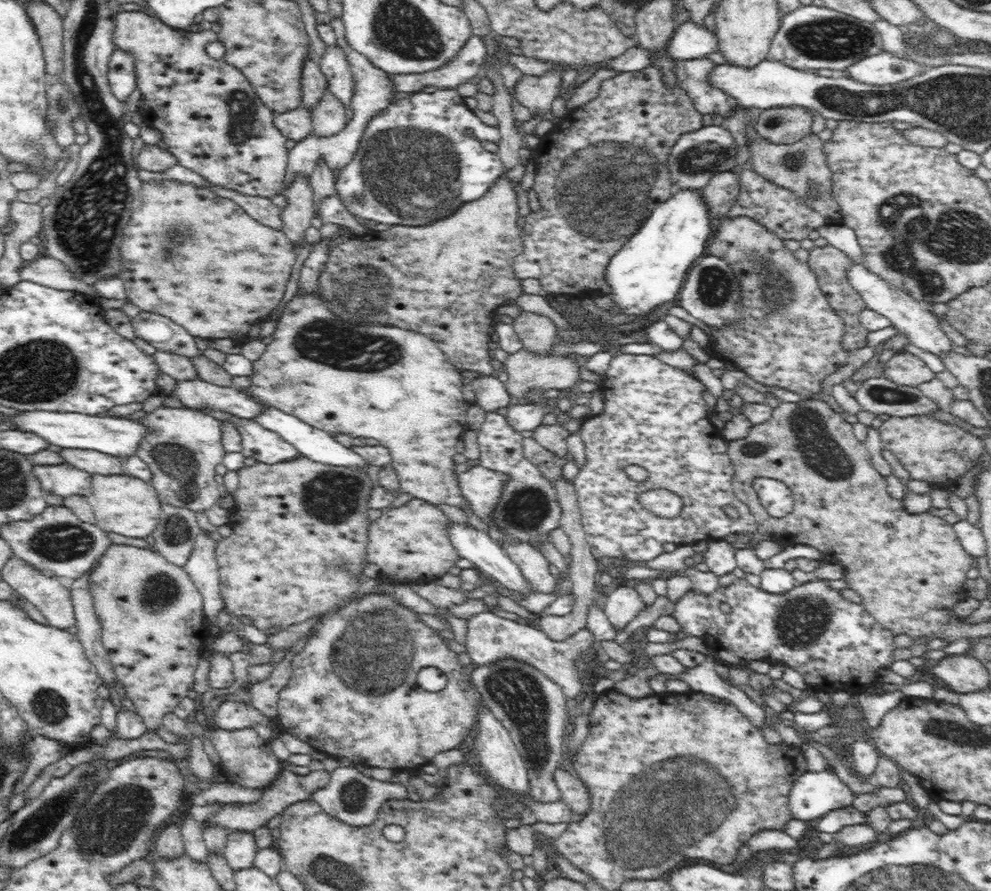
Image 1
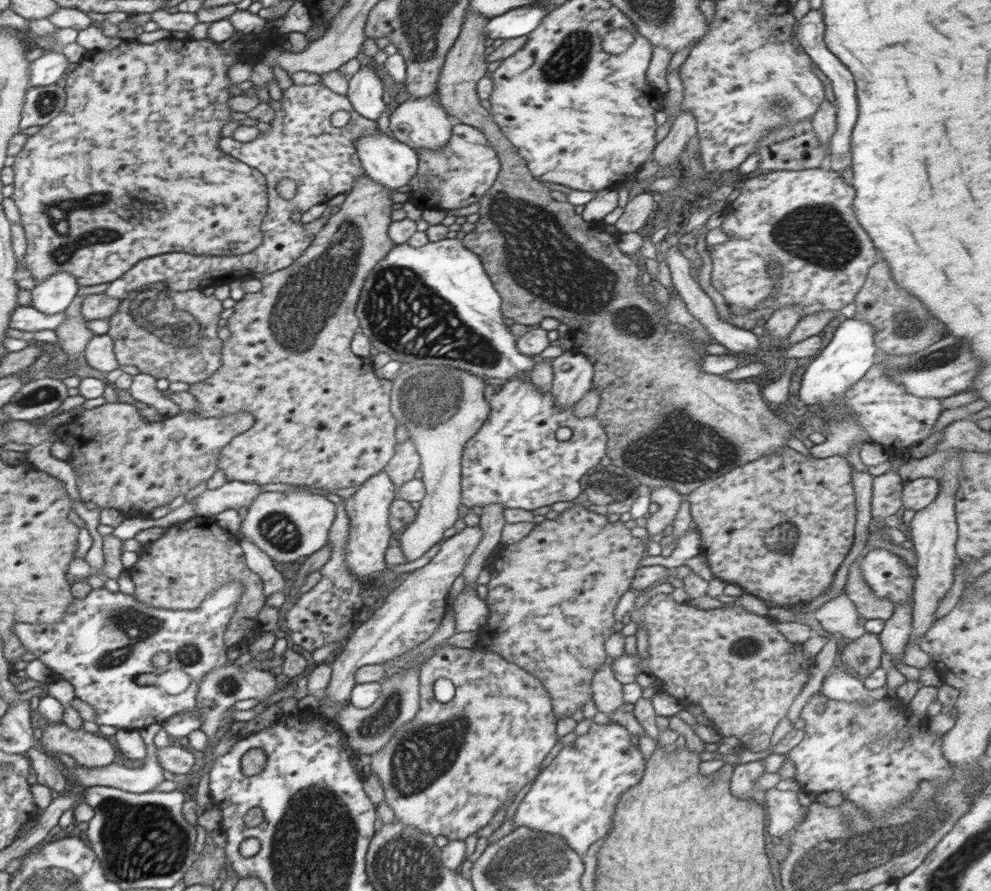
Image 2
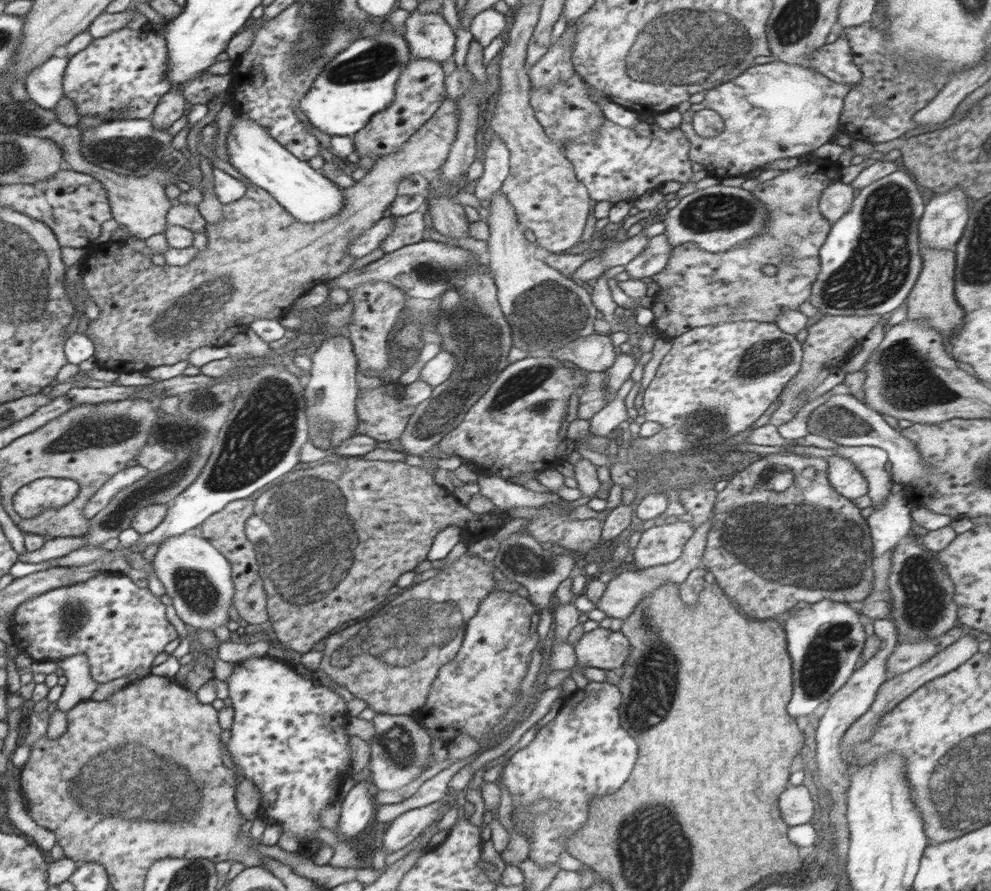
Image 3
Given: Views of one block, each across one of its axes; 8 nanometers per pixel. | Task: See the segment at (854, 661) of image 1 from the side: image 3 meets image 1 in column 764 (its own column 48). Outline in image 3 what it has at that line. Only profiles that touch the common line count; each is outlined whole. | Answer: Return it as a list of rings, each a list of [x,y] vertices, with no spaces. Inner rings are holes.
[[[111,575],[111,576],[98,576],[94,579],[90,579],[86,582],[80,582],[67,587],[56,588],[52,591],[48,591],[41,595],[36,596],[27,603],[24,603],[15,611],[15,620],[12,623],[12,633],[14,636],[16,647],[20,653],[27,654],[30,658],[33,658],[35,662],[54,661],[58,662],[63,659],[68,659],[72,655],[86,655],[89,662],[89,672],[92,679],[98,684],[107,683],[116,680],[121,677],[128,677],[132,673],[138,671],[138,675],[142,677],[148,677],[148,670],[152,666],[152,660],[166,648],[168,642],[172,642],[176,636],[176,630],[174,626],[166,620],[166,606],[160,602],[161,598],[156,598],[148,588],[138,588],[134,582],[127,575]]]

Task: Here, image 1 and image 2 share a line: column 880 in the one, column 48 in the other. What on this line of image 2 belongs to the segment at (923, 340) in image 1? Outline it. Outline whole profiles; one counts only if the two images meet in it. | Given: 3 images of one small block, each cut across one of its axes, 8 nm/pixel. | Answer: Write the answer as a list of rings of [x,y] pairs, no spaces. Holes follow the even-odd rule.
[[[57,272],[31,290],[31,305],[44,314],[65,312],[78,294],[79,284],[67,272]]]

